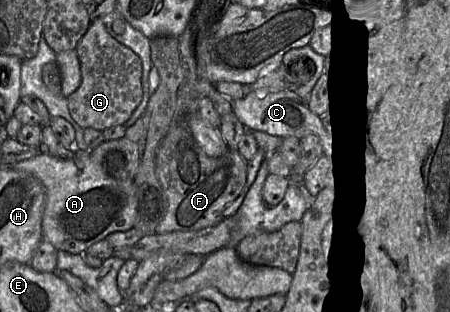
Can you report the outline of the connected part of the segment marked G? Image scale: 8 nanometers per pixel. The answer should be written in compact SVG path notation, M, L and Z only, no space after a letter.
M101 18L91 21L75 50L80 61L82 81L78 89L67 97L71 116L82 129L103 131L125 125L143 98L140 58L109 35Z

